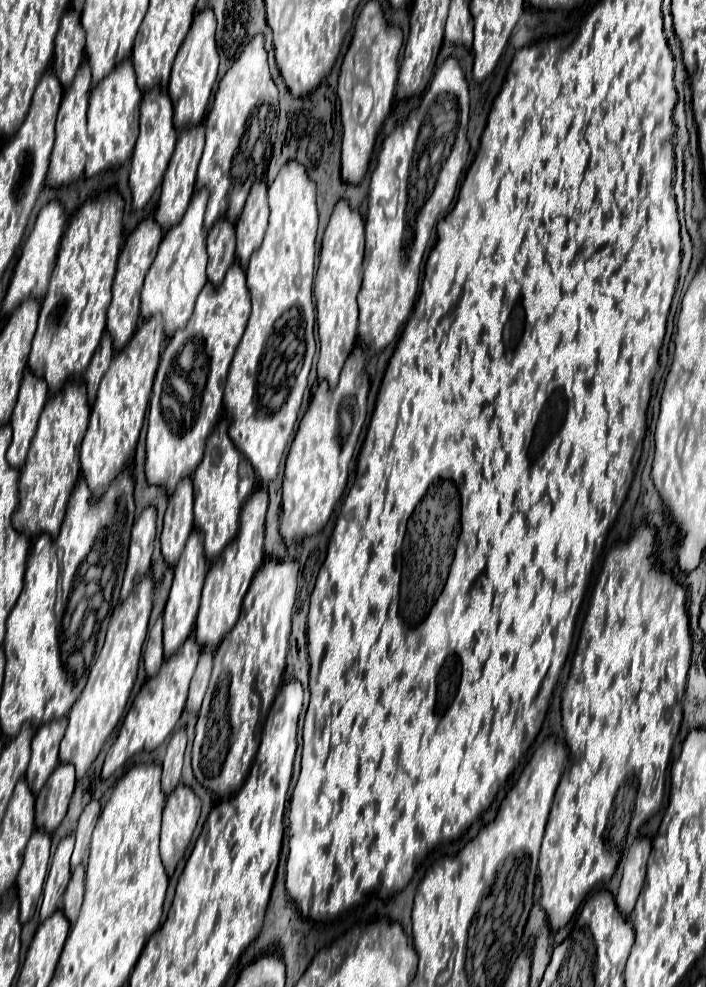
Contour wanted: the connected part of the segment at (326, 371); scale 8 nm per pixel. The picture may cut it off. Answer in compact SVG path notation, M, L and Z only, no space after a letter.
M341 200L327 224L323 236L323 248L319 256L319 268L315 274L315 300L317 300L317 326L321 340L321 354L317 362L319 382L327 382L333 390L339 382L341 368L351 354L357 338L357 294L361 288L361 266L365 252L365 220L359 212L353 212L345 200Z

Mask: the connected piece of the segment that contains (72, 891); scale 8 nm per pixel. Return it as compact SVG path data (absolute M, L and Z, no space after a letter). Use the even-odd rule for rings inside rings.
M81 864L75 868L71 882L69 882L65 896L63 896L63 914L69 918L71 924L75 924L75 920L79 916L83 894L85 894L85 866Z

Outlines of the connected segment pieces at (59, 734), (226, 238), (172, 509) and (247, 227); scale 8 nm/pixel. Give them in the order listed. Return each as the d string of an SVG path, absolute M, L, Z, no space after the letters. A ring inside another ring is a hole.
M67 718L53 720L43 724L33 738L31 744L31 762L27 768L27 784L33 794L37 794L47 778L51 776L53 768L59 764L59 742L65 734L67 728Z
M227 218L217 220L215 226L211 228L207 236L207 252L209 252L207 278L215 288L219 288L227 268L235 260L235 226Z
M191 478L179 482L175 494L169 498L165 524L161 532L161 554L169 566L179 560L185 542L193 530L193 484Z
M261 178L253 184L243 214L237 222L237 258L243 268L249 264L249 256L261 246L267 230L267 220L267 184L265 178Z

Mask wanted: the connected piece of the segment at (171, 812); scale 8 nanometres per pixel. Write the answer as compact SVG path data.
M179 784L175 792L167 798L163 810L163 830L161 830L161 858L171 876L185 856L187 846L191 844L193 832L197 828L201 814L201 800L191 788Z

